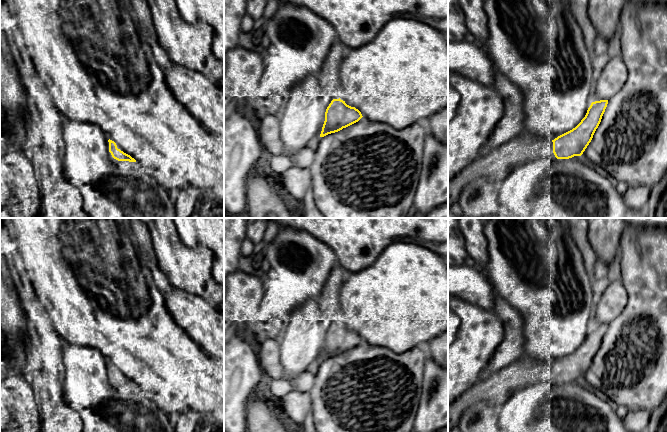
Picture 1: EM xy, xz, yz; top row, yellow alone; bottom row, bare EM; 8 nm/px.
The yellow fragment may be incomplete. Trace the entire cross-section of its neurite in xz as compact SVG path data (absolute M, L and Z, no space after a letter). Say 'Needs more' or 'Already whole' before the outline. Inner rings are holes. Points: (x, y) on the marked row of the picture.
Needs more. M337 39L329 51L320 71L316 74L322 92L332 101L326 109L325 121L320 137L338 132L356 122L363 116L355 107L341 100L344 90L340 79L340 68L347 49Z

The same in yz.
Needs more. M608 100L592 102L581 122L554 140L520 133L467 166L448 182L448 211L451 205L457 204L458 197L466 185L481 181L483 177L496 183L504 180L518 166L538 158L549 157L552 152L557 159L581 156L591 142L607 104Z

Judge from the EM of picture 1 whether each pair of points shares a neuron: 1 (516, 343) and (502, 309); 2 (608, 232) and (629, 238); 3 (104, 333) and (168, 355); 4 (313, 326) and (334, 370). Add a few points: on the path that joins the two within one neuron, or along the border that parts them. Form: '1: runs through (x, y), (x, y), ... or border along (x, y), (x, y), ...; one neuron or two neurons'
1: runs through (513, 335), (513, 322), (510, 317); one neuron
2: border along (624, 228), (621, 234), (620, 254), (617, 259); two neurons
3: runs through (120, 333), (135, 333), (152, 350); one neuron
4: border along (320, 361), (314, 367); two neurons

